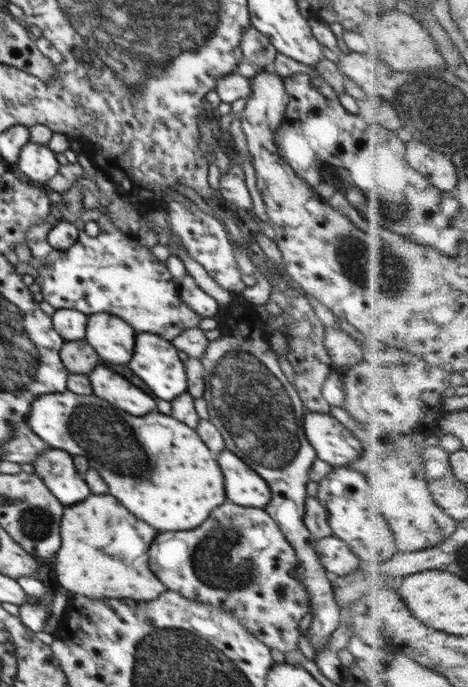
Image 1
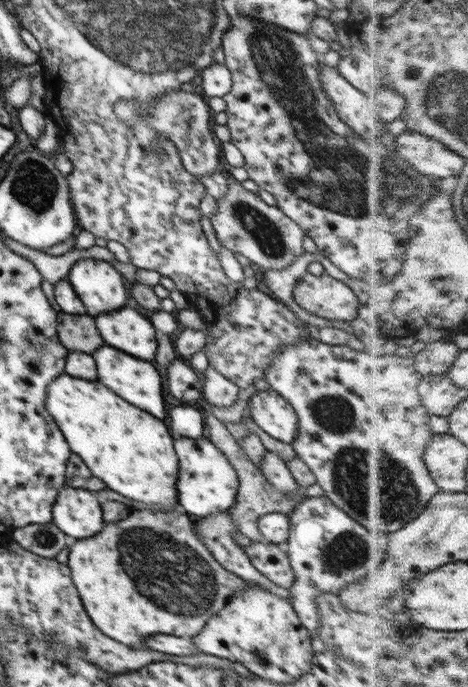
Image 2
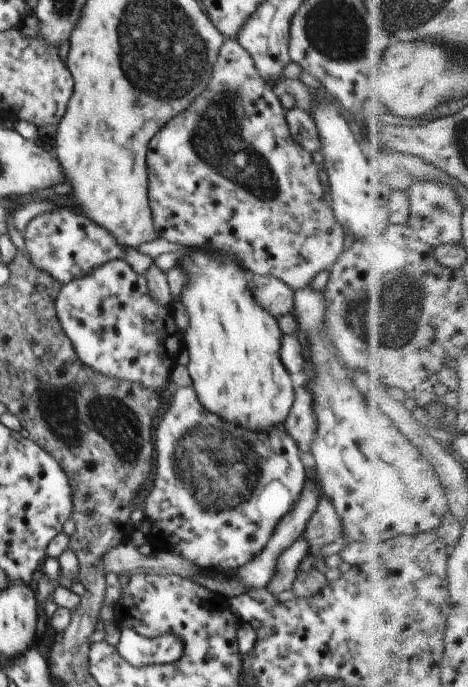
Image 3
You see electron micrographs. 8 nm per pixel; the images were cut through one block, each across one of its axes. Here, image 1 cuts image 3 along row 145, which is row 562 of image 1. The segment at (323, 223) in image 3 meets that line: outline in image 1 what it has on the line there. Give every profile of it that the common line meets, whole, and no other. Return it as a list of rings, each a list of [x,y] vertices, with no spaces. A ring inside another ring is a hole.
[[[220,504],[196,530],[160,534],[150,546],[152,572],[167,590],[232,610],[256,639],[283,654],[298,649],[299,623],[308,614],[308,590],[295,570],[300,562],[266,510]]]

